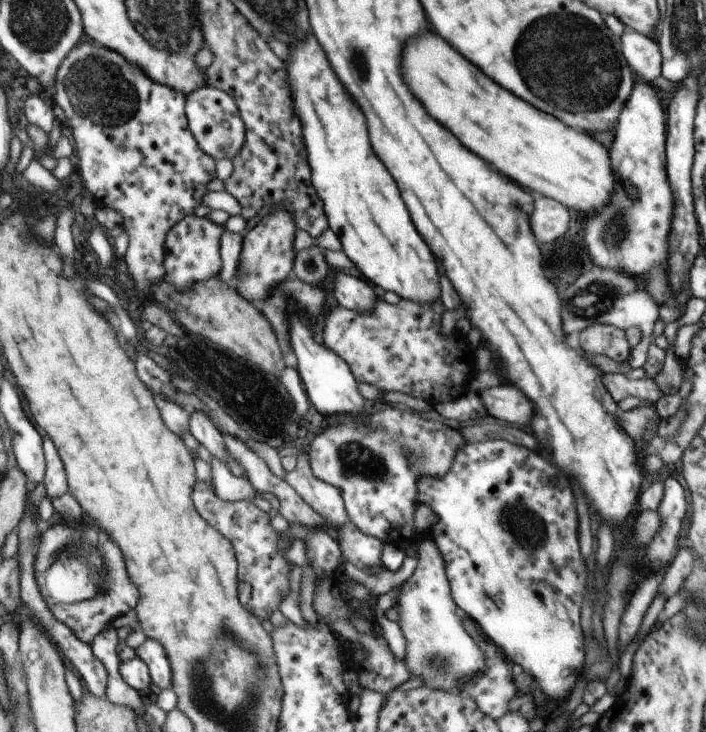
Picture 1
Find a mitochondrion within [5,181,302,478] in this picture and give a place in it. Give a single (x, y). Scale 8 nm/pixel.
(251, 421)

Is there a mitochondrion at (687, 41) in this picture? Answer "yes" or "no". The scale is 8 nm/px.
yes

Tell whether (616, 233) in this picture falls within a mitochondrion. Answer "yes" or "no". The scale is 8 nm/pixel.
yes

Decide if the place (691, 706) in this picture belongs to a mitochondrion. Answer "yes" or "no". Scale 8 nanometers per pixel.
no

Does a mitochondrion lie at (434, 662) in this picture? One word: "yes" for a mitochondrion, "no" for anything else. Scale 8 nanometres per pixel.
yes

